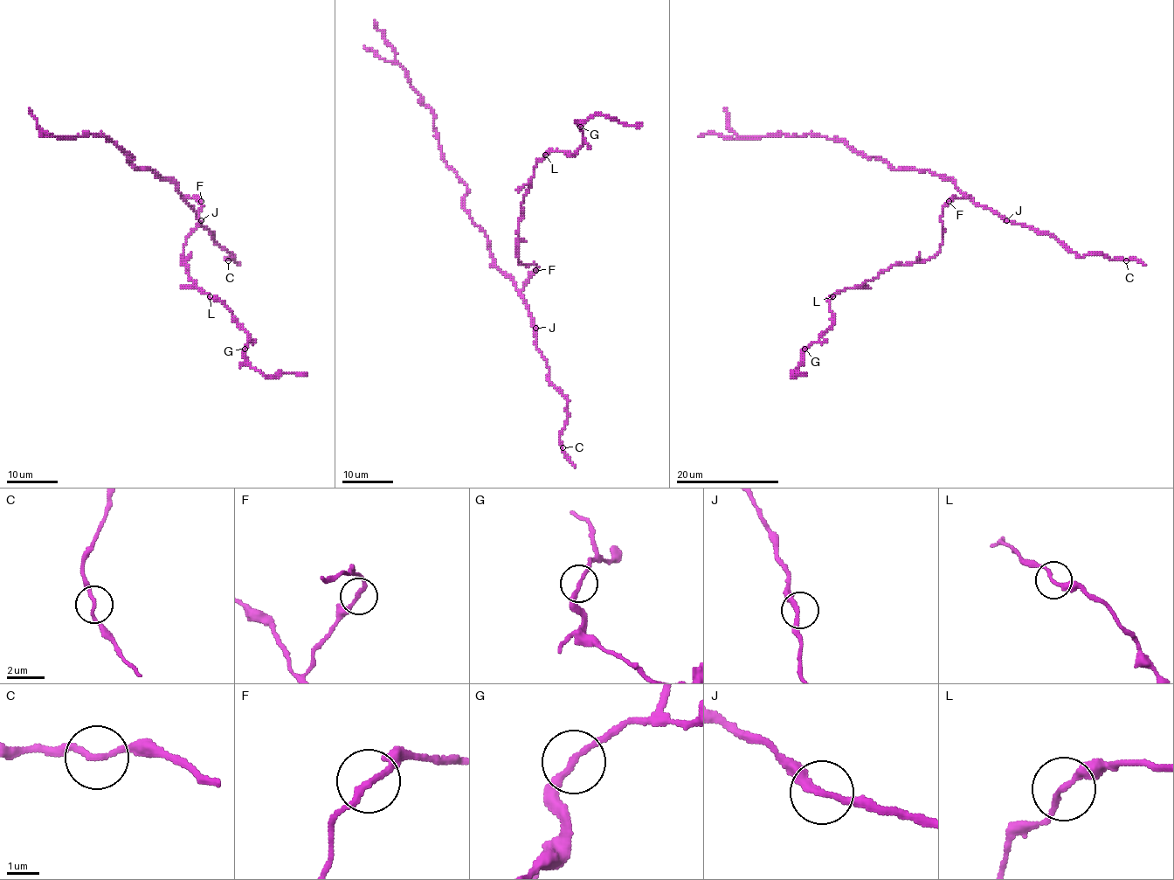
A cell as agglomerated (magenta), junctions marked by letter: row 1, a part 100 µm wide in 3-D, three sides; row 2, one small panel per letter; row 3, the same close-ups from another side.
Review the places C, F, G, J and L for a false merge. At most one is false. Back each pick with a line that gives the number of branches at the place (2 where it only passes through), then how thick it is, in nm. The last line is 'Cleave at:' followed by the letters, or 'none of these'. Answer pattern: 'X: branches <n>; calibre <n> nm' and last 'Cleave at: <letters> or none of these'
G: branches 2; calibre 200 nm
Cleave at: G

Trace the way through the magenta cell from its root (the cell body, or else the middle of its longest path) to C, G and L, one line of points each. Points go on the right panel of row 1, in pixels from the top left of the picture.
C: (952, 198), (970, 197), (1010, 222), (1053, 235), (1080, 257), (1101, 254), (1111, 259), (1126, 260)
G: (952, 198), (942, 209), (941, 250), (839, 291), (829, 301), (832, 325), (804, 349)
L: (952, 198), (942, 209), (943, 233), (938, 252), (925, 260), (892, 266), (876, 277), (832, 296)

